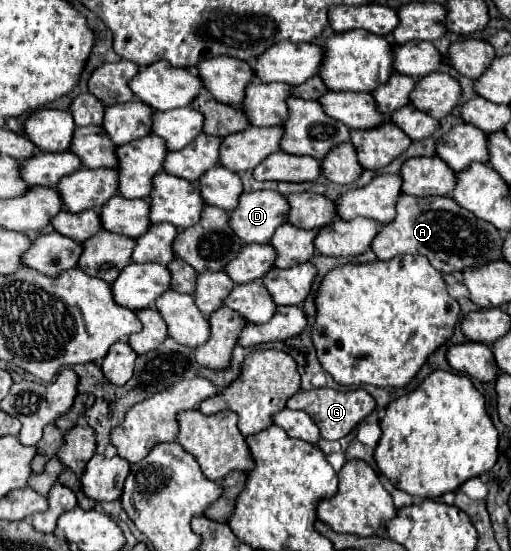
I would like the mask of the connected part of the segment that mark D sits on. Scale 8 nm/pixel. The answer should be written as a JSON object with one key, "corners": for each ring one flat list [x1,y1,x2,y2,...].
{"corners":[[275,190,243,192,237,208,229,212,229,228,247,244,267,244,273,232,287,222,287,212,285,196]]}

